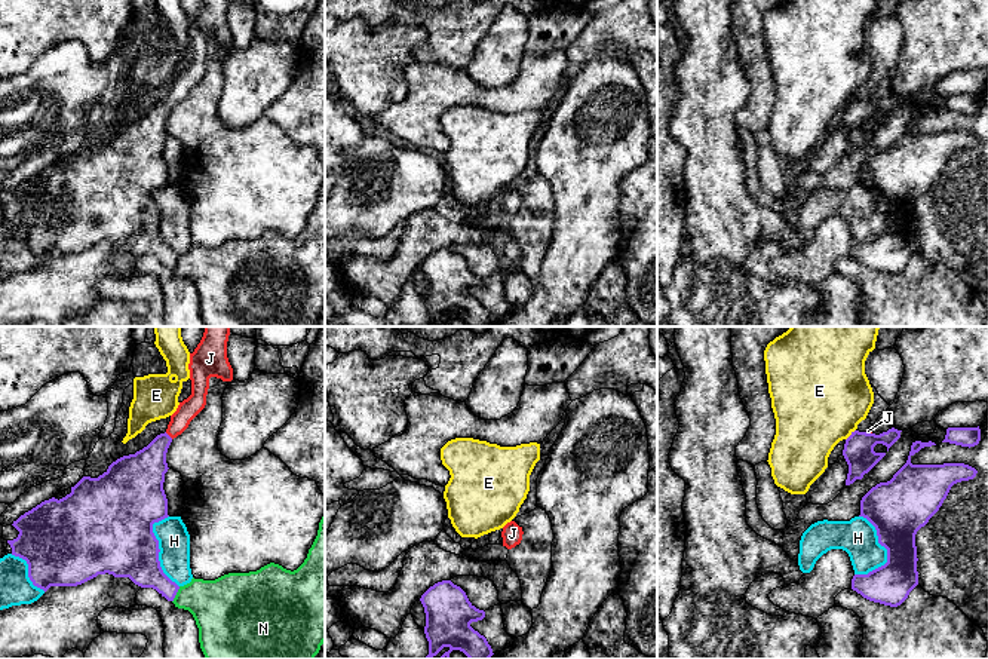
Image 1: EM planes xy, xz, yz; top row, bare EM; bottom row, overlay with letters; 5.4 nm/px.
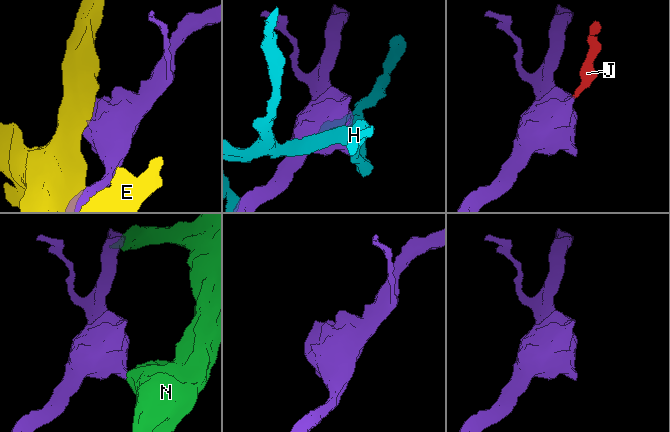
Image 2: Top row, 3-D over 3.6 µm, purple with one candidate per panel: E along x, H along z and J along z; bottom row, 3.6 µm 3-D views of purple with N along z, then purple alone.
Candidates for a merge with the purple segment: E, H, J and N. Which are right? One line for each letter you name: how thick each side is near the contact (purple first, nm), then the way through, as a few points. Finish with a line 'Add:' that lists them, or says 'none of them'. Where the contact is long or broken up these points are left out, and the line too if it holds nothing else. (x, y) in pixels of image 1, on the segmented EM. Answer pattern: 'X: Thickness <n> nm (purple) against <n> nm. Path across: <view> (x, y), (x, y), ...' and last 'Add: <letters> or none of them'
J: Thickness 240 nm (purple) against 110 nm. Path across: xy (143, 474), (155, 451), (168, 435), (189, 408)
Add: J

